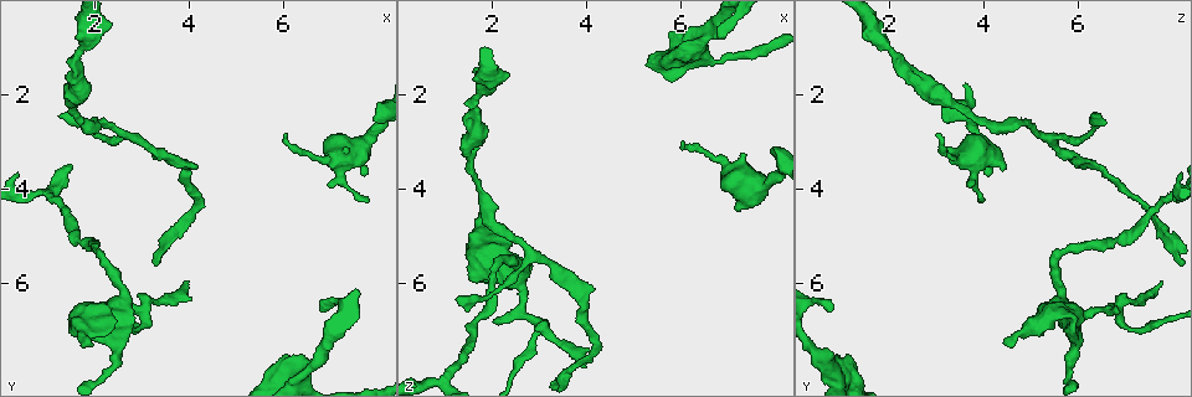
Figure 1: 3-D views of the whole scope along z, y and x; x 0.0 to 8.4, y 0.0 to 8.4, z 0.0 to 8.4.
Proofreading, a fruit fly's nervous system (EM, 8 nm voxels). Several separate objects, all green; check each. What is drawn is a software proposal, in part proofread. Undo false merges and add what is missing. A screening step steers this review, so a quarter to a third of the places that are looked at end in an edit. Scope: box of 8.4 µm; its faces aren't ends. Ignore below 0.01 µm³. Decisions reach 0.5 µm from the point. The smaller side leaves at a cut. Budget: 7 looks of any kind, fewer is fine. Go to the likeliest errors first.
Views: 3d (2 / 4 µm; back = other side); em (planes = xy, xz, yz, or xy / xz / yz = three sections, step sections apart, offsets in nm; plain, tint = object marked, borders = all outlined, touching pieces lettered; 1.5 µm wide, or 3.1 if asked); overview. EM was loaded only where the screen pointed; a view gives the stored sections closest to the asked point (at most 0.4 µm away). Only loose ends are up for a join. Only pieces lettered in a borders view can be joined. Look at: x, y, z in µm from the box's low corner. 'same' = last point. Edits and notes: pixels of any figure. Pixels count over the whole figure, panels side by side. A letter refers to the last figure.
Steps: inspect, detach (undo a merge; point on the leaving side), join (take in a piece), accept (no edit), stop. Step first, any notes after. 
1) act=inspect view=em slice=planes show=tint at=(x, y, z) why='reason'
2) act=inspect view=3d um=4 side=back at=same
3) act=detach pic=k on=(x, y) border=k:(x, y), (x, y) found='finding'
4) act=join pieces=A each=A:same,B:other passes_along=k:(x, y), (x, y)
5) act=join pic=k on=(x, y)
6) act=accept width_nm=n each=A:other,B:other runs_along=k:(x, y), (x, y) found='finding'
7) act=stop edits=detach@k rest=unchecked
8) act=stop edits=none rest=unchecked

act=inspect view=em slice=planes show=borders at=(6.05, 2.85, 3.05) why='free end'

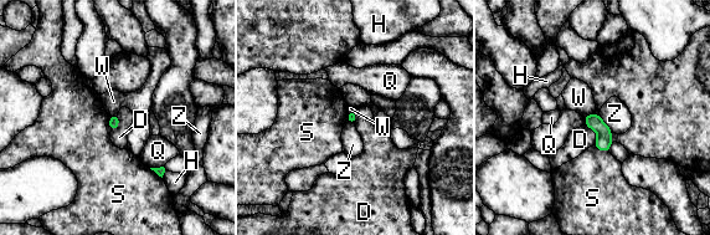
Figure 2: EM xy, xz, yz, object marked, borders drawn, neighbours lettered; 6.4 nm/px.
act=accept longest_contact=D:160nm each=D:other,H:other,Q:other,S:other,W:other,Z:other border=2:(585, 123), (596, 132), (595, 144) found='no lettered piece goes on from it'

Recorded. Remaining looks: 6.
act=inspect view=em slice=planes show=borders at=(7.85, 4.20, 3.95) why='thin end'

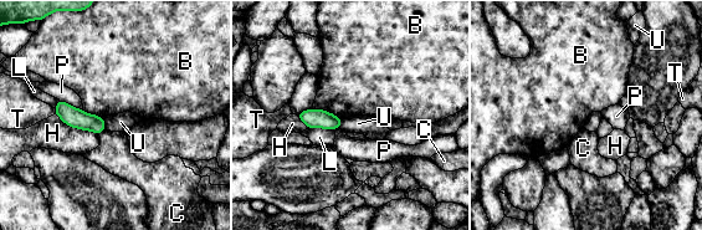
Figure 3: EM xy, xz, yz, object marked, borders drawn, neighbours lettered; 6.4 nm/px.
act=accept width_nm=110 each=B:other,C:other,H:other,L:other,P:other,T:other,U:other border=3:(103, 119), (106, 128) found='none of them fits'

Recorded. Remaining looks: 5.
act=inspect view=3d um=2 side=back at=(2.00, 7.25, 4.50) why='free end'

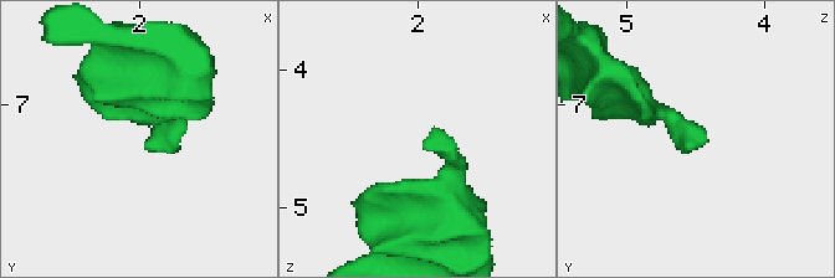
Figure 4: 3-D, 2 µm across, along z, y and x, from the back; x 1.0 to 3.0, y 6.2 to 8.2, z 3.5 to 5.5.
act=inspect view=em slice=planes show=borders at=(1.94, 7.28, 4.48)

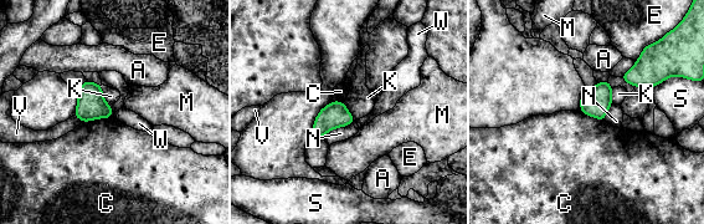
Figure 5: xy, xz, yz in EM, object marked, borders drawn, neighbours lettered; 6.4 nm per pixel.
act=accept each=A:other,C:other,E:other,K:other,M:other,N:other,S:other,V:other,W:other border=5:(101, 85), (103, 98), (109, 105) found='no lettered piece goes on from it'

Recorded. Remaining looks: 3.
act=stop edits=none rest=unchecked

